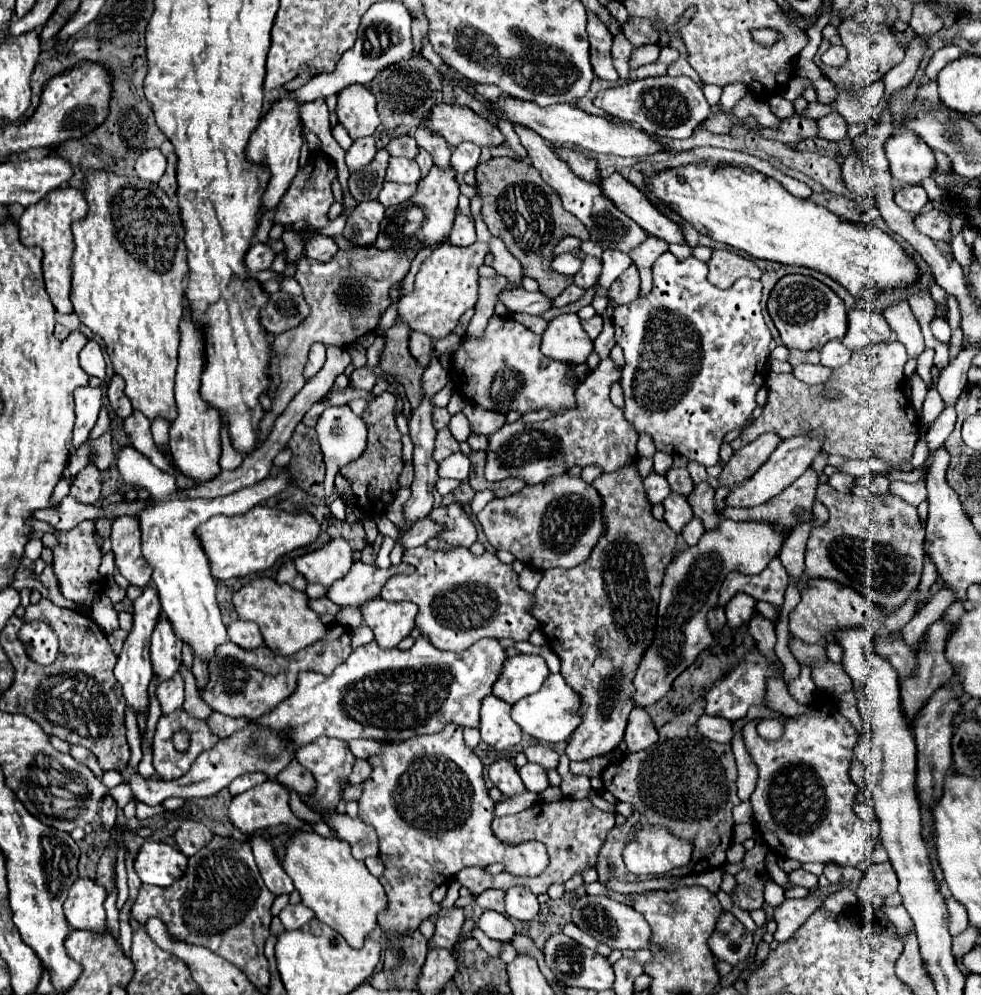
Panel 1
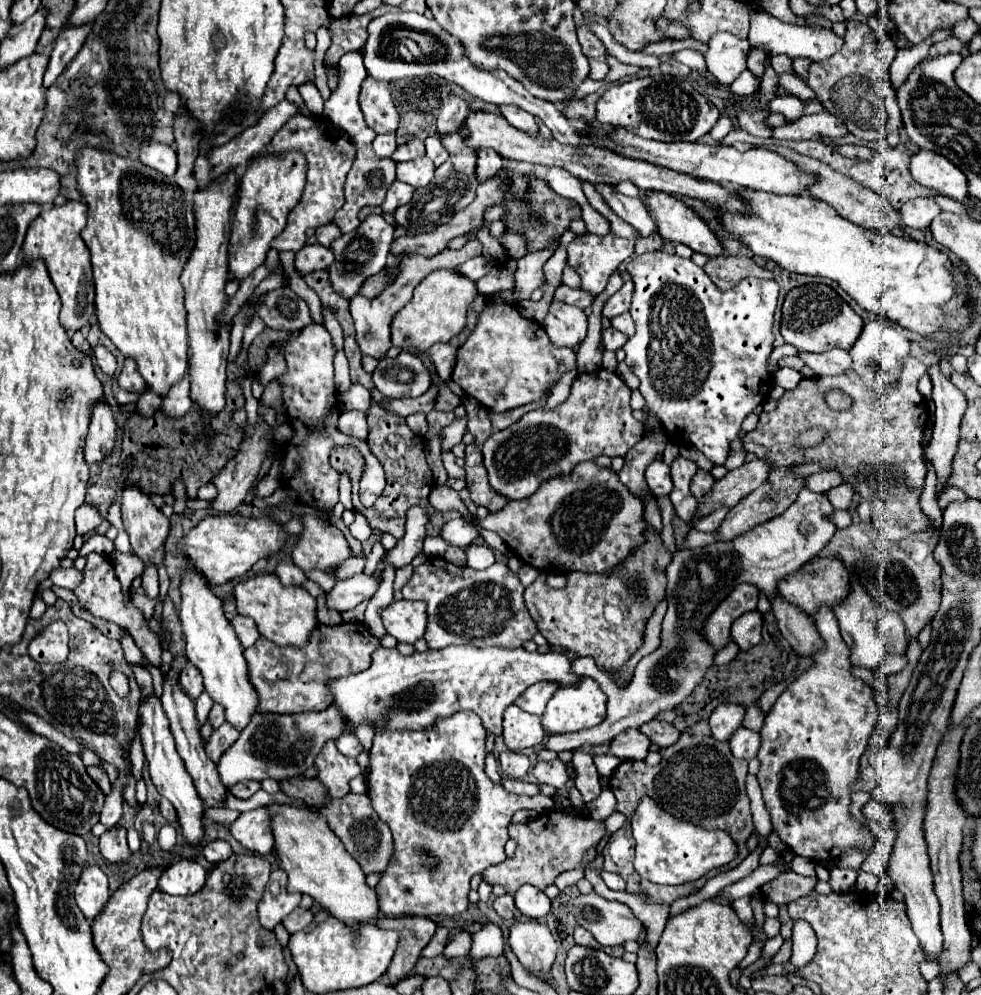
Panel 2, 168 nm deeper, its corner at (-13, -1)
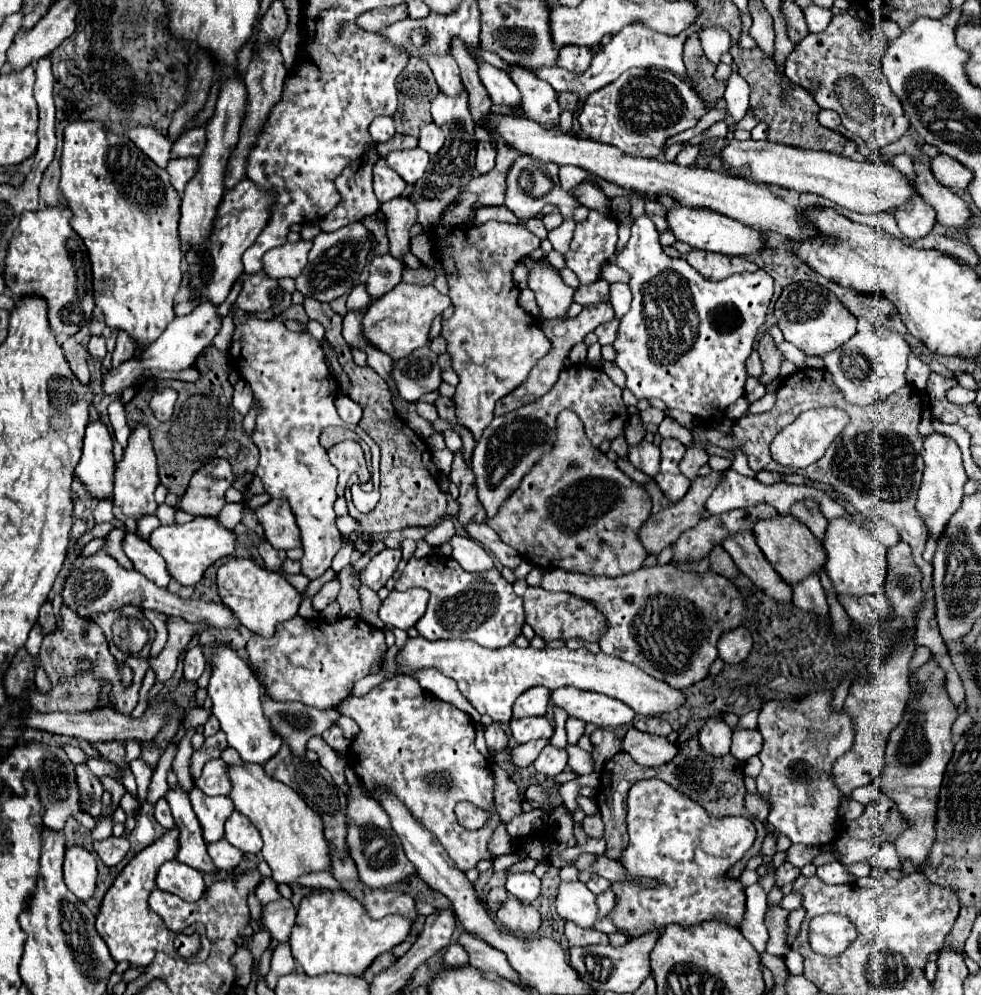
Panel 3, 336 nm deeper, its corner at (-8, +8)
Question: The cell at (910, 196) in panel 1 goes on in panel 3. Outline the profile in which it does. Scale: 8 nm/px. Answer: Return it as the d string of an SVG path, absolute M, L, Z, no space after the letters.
M915 193L913 201L895 209L895 219L901 233L909 239L925 237L935 225L935 211Z

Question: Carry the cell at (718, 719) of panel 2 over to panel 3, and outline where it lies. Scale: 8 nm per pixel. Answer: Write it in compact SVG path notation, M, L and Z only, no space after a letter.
M717 713L715 717L709 717L699 731L699 743L701 747L711 755L727 755L731 747L731 735L733 729L725 723L725 719Z

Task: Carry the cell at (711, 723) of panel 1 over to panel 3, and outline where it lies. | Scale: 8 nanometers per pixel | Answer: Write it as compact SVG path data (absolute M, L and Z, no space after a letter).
M739 729L733 733L731 755L735 755L741 761L747 761L749 757L761 751L761 745L763 745L763 737L757 729Z

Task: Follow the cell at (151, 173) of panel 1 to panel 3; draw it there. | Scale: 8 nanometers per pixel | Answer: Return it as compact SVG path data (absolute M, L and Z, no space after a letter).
M135 127L129 129L129 139L159 167L167 167L169 153L171 153L171 141L161 135L157 129L151 127Z

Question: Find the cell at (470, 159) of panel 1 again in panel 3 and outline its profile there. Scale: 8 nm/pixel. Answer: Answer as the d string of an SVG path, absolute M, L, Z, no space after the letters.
M491 141L477 143L477 171L487 173L495 165L495 145Z

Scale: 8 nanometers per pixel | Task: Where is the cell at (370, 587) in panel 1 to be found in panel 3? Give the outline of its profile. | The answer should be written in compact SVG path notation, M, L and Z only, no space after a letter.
M333 577L333 579L331 579L331 581L327 581L327 583L319 589L319 593L313 597L313 607L315 607L317 611L323 611L329 603L333 603L333 601L335 601L335 597L337 597L339 589L341 589L339 579L337 579L337 577Z

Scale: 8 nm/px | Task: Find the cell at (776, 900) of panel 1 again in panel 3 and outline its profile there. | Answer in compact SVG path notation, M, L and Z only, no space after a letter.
M791 949L787 953L787 957L785 957L785 965L787 965L787 969L789 969L791 975L801 975L803 973L803 957L801 957L801 953L797 953L797 951Z

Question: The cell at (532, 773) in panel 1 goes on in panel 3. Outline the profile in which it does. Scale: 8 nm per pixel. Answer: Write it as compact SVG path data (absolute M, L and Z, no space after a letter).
M547 745L539 757L533 761L533 767L537 773L541 775L547 775L547 777L553 777L557 773L561 773L567 765L567 753L565 749L557 749L553 745Z

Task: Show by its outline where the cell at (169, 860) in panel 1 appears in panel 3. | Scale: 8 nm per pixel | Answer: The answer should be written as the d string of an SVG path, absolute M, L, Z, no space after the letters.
M171 859L161 865L157 873L157 887L161 891L175 893L185 901L197 901L205 891L203 875L189 865L179 863L177 859Z

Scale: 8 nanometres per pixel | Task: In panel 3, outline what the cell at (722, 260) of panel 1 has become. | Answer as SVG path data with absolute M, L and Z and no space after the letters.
M691 251L687 255L687 261L709 281L721 281L735 273L759 269L753 261L747 261L745 257L731 257L731 255L719 255L707 251Z

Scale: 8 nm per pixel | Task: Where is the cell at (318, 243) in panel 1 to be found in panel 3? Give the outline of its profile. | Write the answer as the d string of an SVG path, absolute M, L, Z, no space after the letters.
M299 241L299 243L285 243L281 247L275 247L263 255L263 271L269 277L281 279L281 277L299 277L307 265L307 257L311 251L311 241Z

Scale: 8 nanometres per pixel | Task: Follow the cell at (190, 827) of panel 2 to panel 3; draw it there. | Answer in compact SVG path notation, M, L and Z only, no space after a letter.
M177 783L167 791L167 803L171 807L175 825L179 829L179 853L177 861L191 865L199 871L215 871L215 865L211 863L207 855L207 845L203 841L203 829L195 817L195 811L191 809L187 791Z

